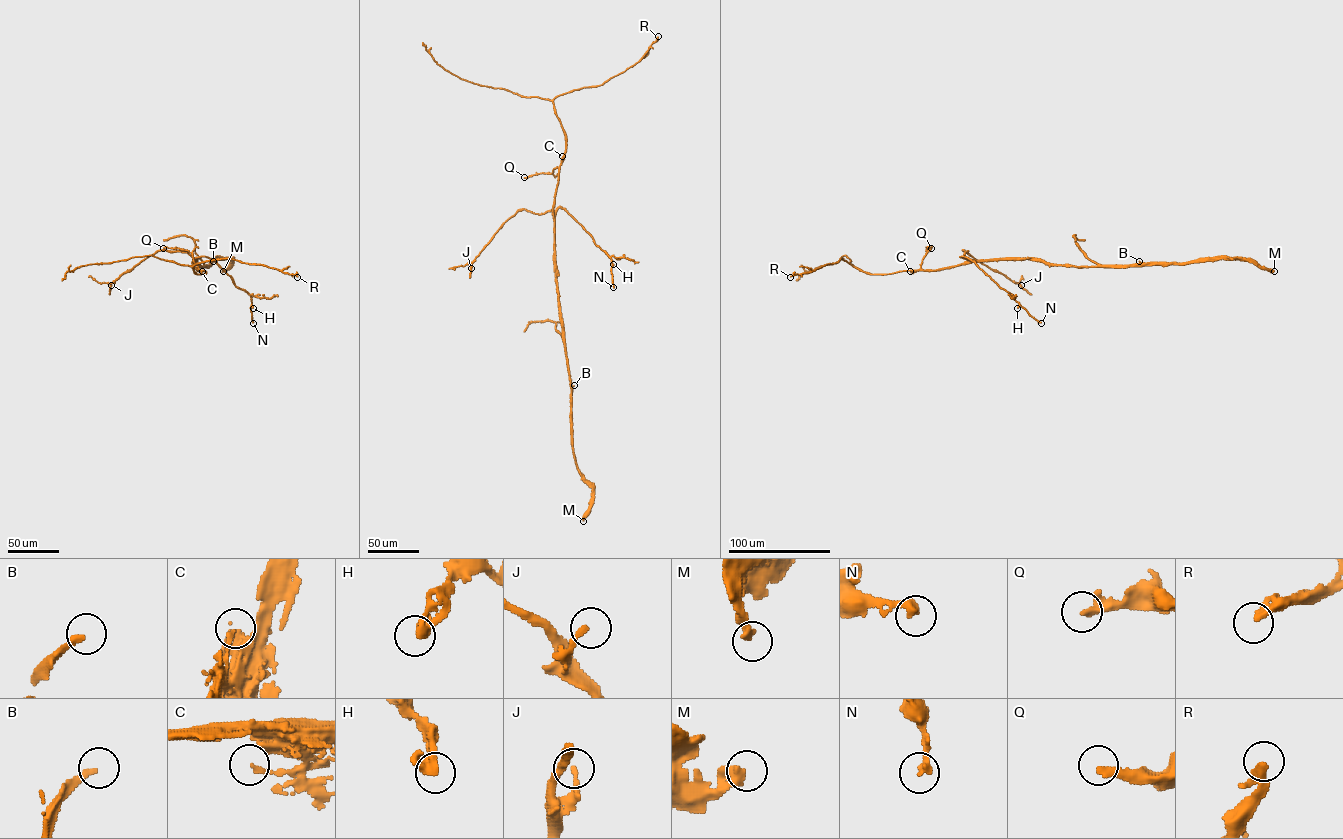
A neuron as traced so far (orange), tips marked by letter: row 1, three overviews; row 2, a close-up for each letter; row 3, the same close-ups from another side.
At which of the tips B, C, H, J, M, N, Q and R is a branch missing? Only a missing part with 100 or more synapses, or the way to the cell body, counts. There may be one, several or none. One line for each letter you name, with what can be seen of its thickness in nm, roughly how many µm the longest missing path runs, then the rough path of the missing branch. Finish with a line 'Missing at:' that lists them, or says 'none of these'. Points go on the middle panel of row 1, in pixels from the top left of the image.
Missing at: none of these

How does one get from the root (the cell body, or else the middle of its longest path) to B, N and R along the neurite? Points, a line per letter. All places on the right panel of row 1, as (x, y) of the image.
B: (985, 260), (1035, 259), (1079, 267), (1140, 264), (1139, 261)
N: (985, 260), (961, 257), (972, 260), (1041, 323)
R: (985, 260), (934, 270), (871, 274), (840, 258), (837, 262), (790, 277)

